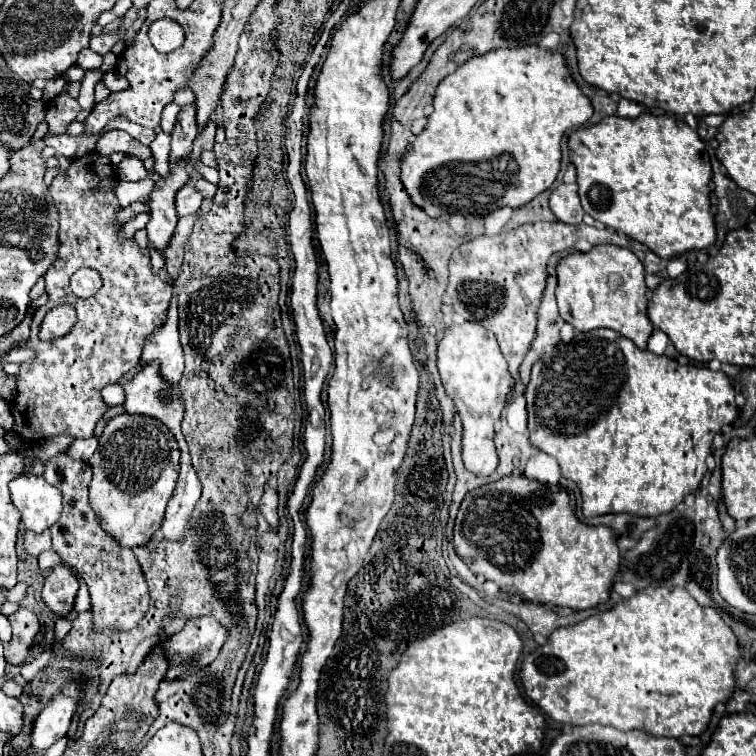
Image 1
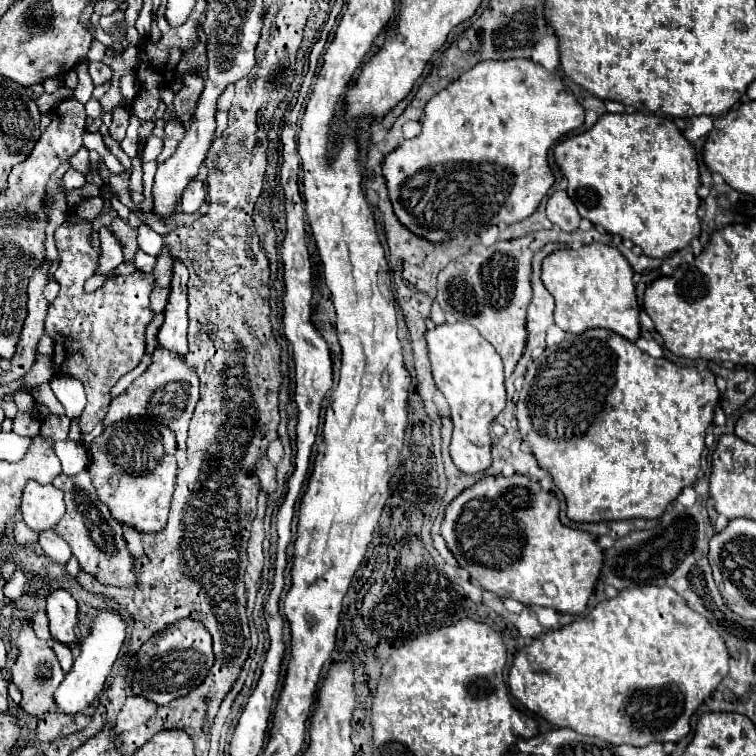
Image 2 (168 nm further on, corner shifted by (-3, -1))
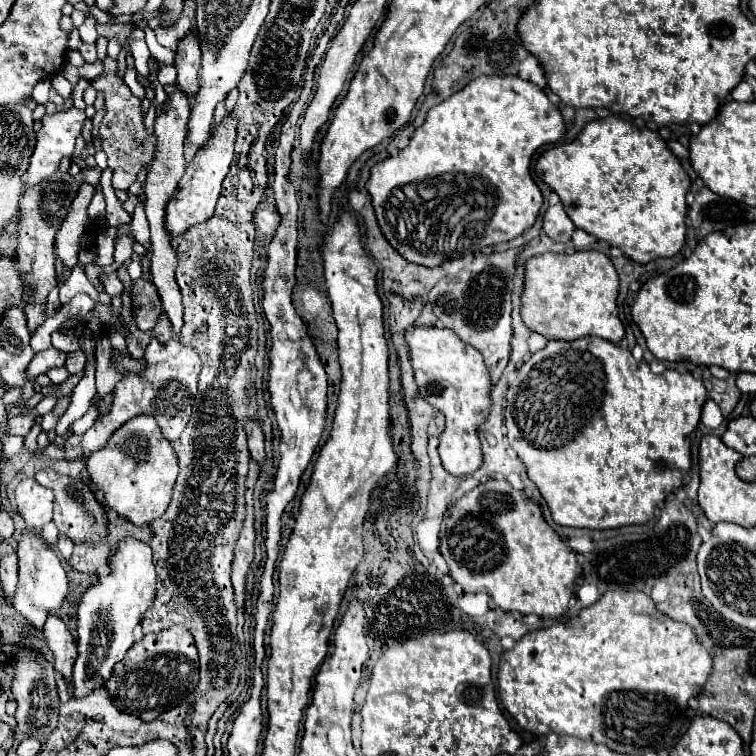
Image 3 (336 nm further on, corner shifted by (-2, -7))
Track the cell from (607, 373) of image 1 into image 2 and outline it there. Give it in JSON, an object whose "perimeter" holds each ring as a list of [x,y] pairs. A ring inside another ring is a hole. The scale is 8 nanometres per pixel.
{"perimeter":[[[594,328],[586,330],[580,336],[566,334],[566,338],[546,348],[538,358],[532,360],[524,374],[524,384],[518,392],[516,400],[516,420],[518,420],[518,432],[524,442],[528,442],[534,458],[538,460],[538,466],[546,470],[556,488],[566,498],[566,516],[574,522],[608,522],[608,520],[626,520],[626,518],[660,518],[664,508],[682,492],[682,488],[690,486],[696,480],[696,474],[700,472],[700,458],[704,450],[704,434],[706,428],[714,420],[714,406],[720,400],[720,392],[714,384],[714,374],[710,370],[698,372],[696,368],[678,368],[674,362],[666,358],[652,358],[640,348],[636,348],[630,340],[620,338],[616,332]]]}

